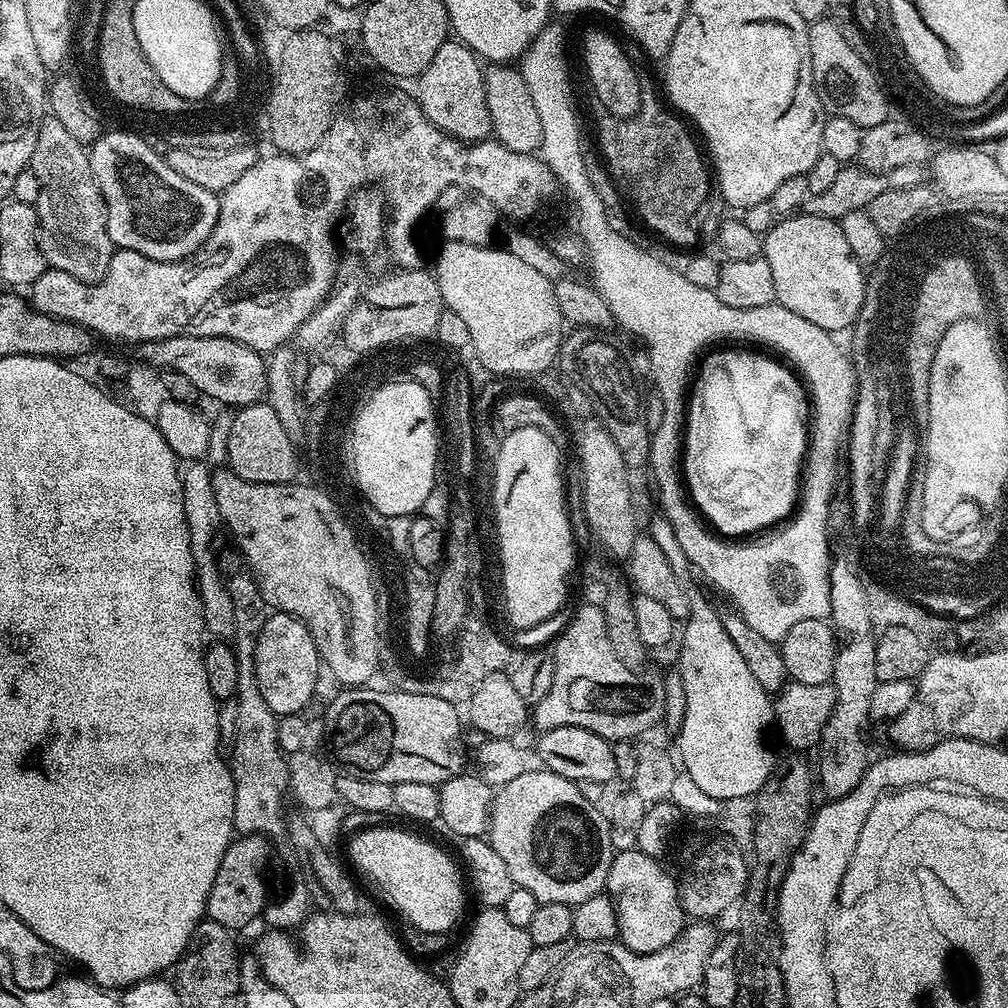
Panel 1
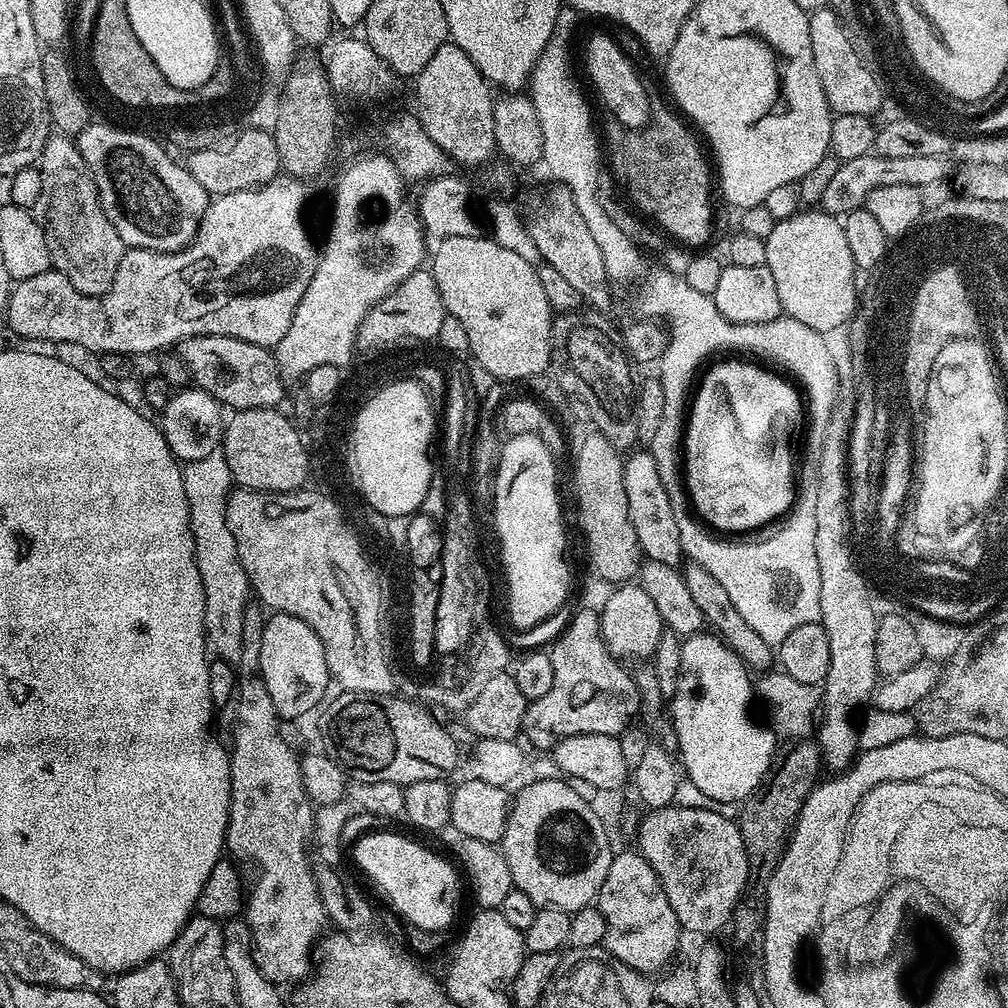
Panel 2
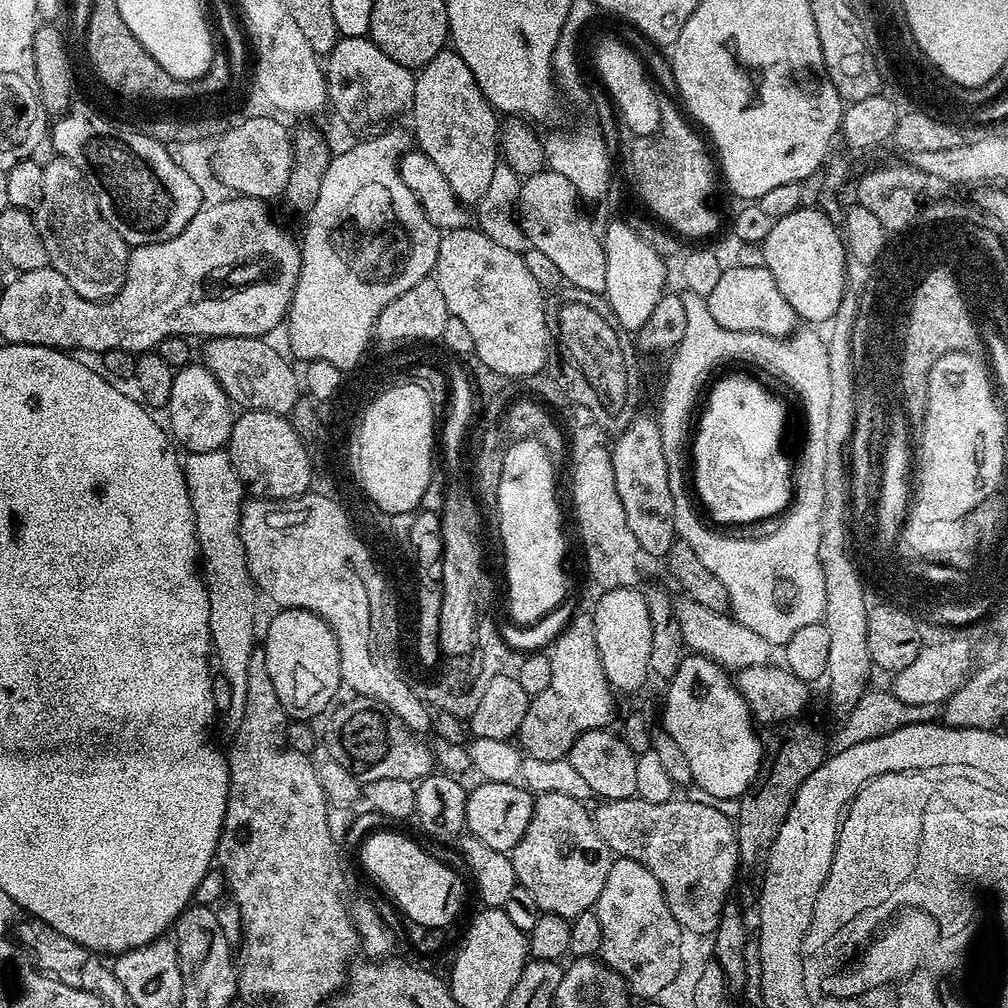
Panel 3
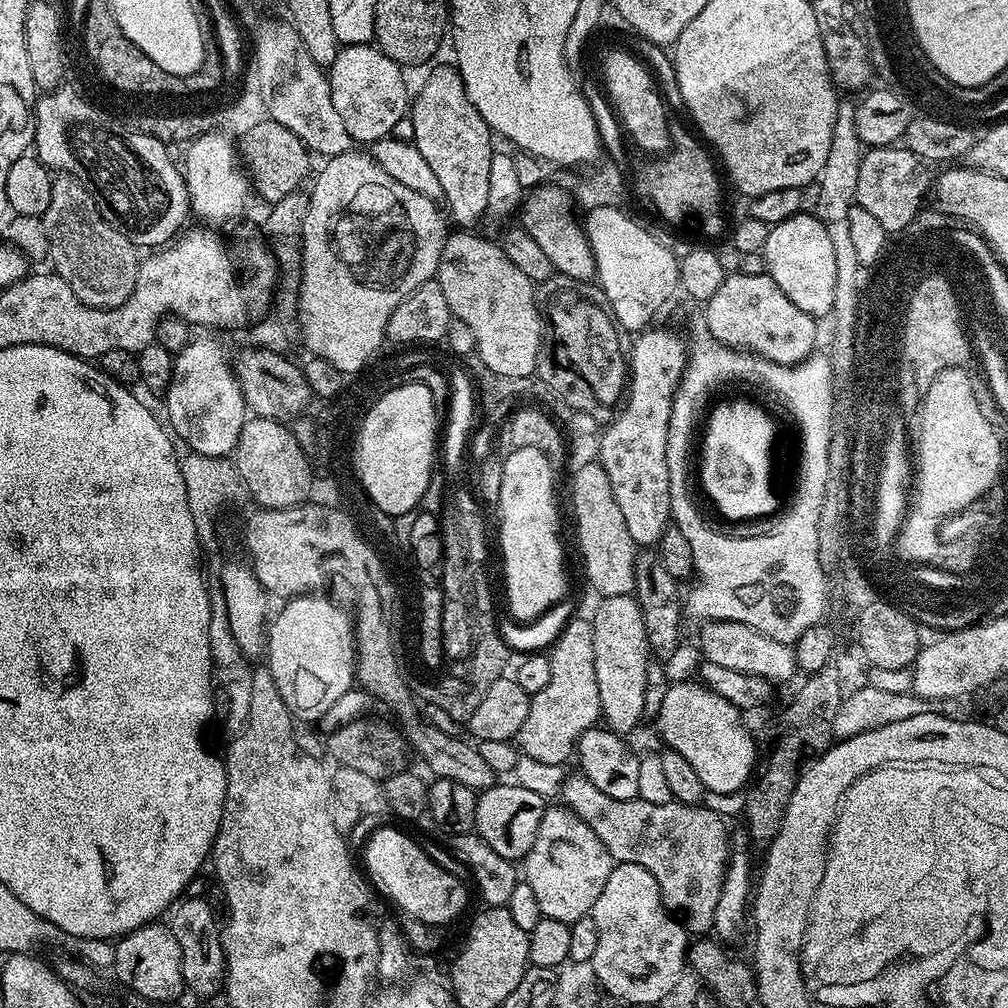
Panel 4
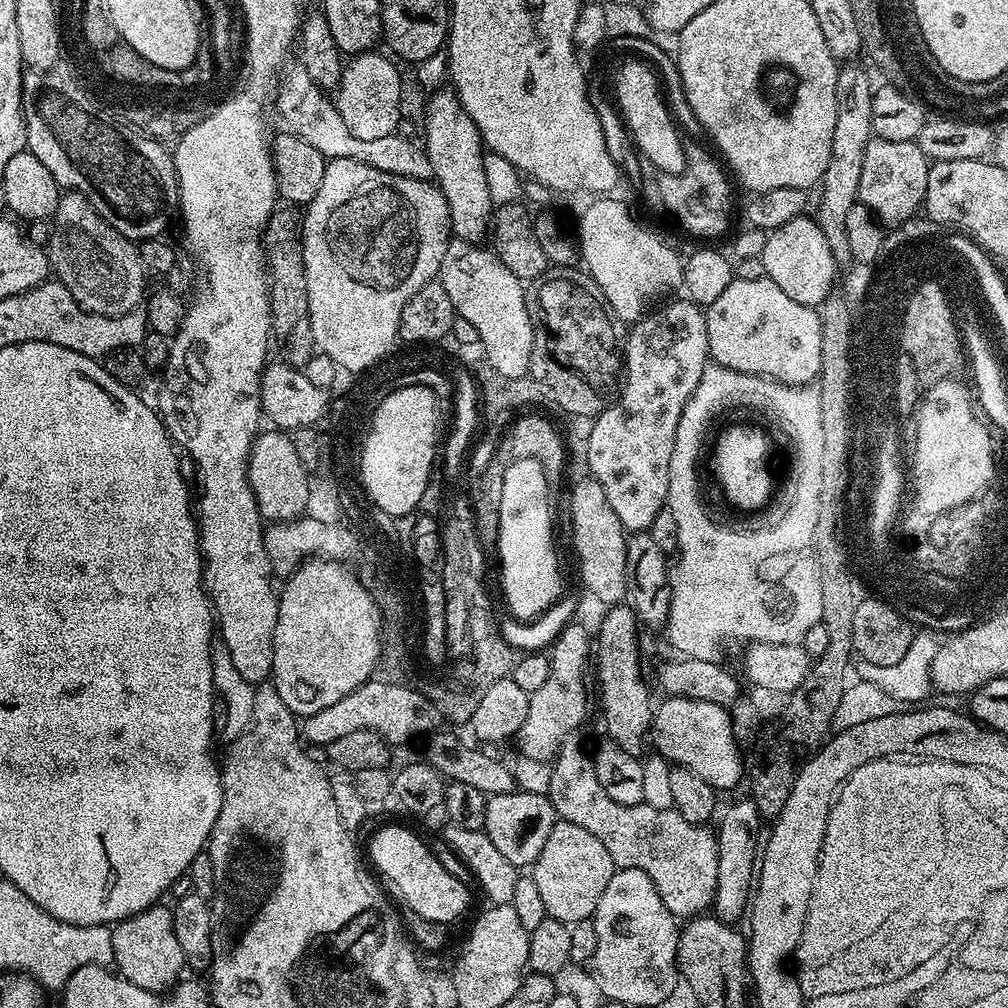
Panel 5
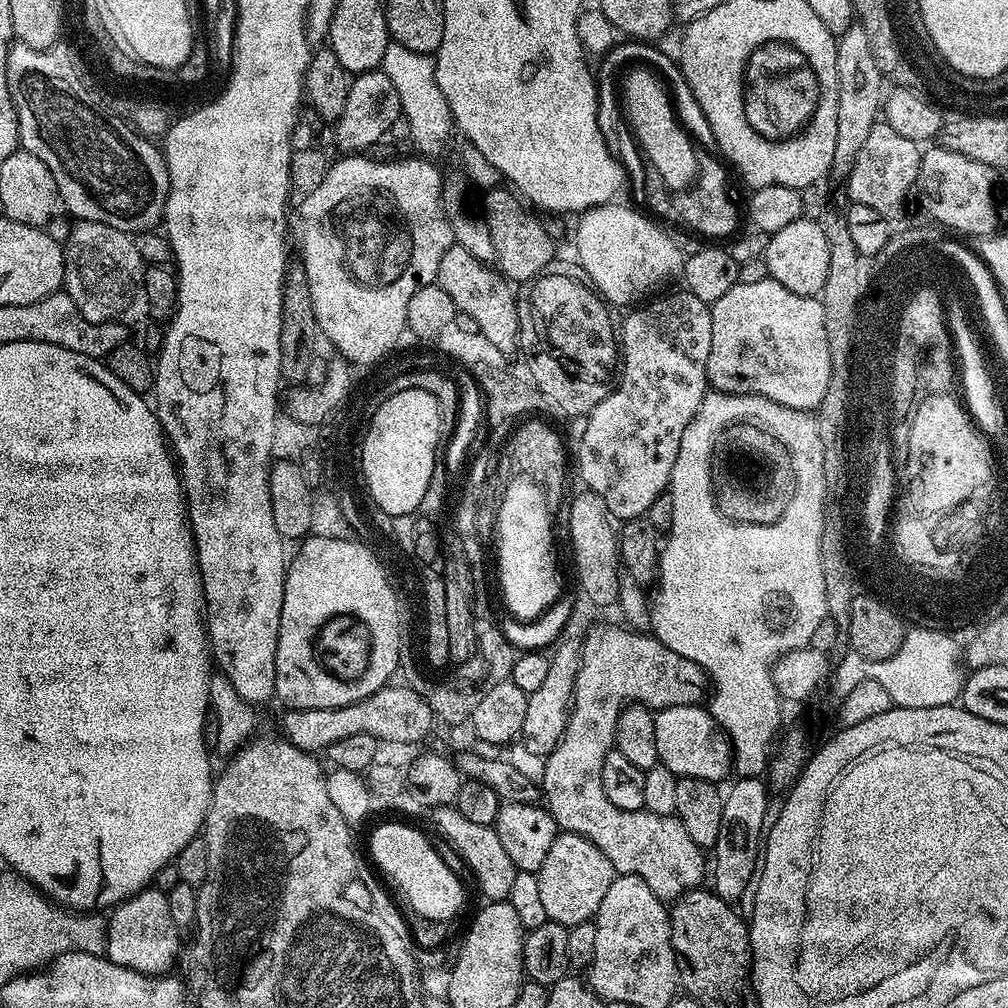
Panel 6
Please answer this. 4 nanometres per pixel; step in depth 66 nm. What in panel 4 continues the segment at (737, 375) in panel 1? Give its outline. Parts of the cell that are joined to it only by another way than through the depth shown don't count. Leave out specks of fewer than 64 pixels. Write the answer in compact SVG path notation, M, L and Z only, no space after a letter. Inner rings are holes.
M732 400L714 408L706 416L708 429L704 432L704 453L700 456L700 484L705 494L728 520L752 520L755 516L770 515L776 508L776 488L772 485L772 443L776 440L776 428L771 418L748 400Z

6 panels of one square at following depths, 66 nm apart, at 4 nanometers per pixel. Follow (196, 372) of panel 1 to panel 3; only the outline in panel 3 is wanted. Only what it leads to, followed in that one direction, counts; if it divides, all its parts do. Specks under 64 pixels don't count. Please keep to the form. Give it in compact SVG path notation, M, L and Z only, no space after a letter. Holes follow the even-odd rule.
M213 336L203 341L202 363L214 374L218 386L222 386L233 405L244 410L288 414L300 392L302 396L302 380L292 369L293 361L271 348L268 342L259 336Z

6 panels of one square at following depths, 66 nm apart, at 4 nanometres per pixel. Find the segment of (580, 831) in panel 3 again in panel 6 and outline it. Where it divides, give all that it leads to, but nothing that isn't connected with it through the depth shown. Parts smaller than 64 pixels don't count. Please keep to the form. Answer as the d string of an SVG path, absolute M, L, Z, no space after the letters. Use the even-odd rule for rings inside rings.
M561 831L546 853L546 862L542 862L536 873L538 894L548 919L565 926L592 920L598 906L602 906L602 898L606 898L606 890L610 890L610 882L617 875L610 858L606 858L594 842L573 832Z

